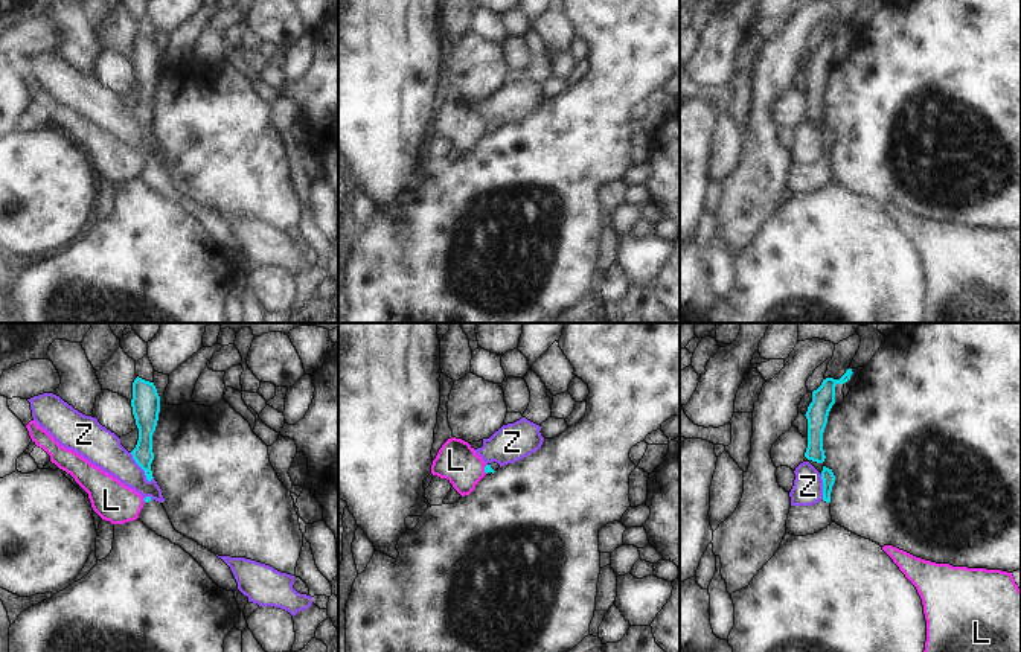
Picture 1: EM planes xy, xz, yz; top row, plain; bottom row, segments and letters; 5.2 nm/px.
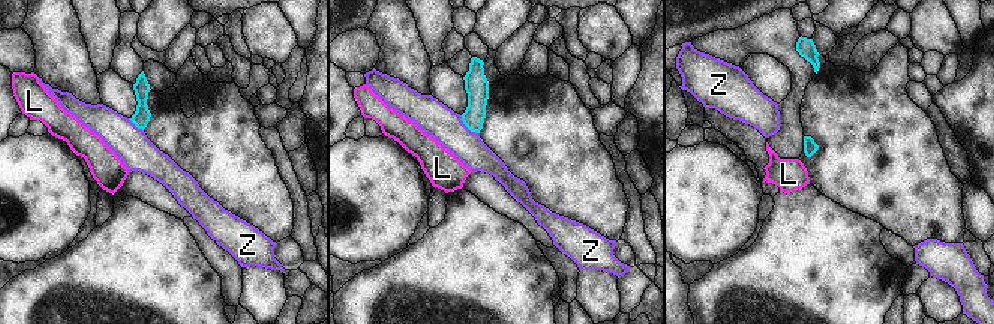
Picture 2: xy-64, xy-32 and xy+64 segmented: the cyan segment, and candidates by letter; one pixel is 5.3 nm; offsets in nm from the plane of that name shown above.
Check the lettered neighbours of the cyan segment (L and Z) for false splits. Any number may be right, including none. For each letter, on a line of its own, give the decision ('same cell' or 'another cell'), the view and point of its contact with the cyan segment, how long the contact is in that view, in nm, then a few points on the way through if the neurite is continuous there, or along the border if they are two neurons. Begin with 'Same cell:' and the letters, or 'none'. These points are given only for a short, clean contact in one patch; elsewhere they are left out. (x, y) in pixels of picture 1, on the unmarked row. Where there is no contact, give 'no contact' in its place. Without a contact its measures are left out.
Same cell: none
L: another cell; contact xz (485, 128); length 50 nm; border xz (486, 124), (485, 131)
Z: another cell; contact xy (140, 125); length 190 nm; border xy (130, 111), (150, 140)

